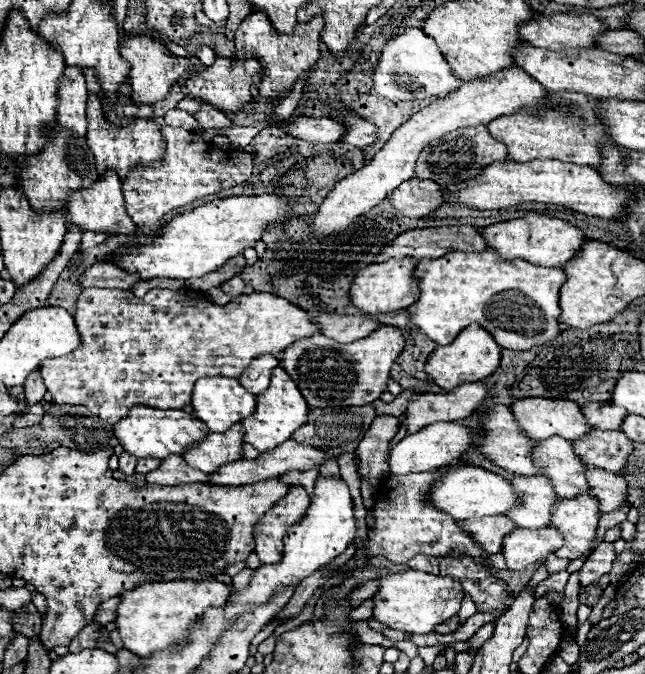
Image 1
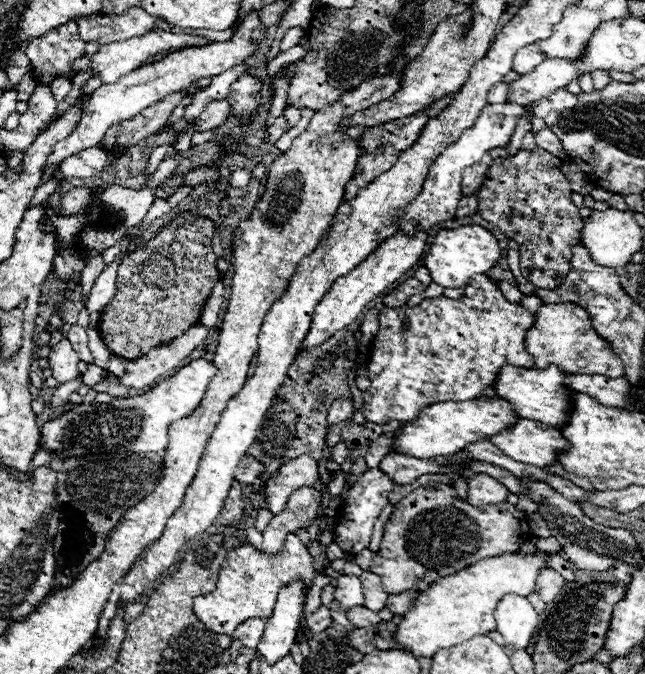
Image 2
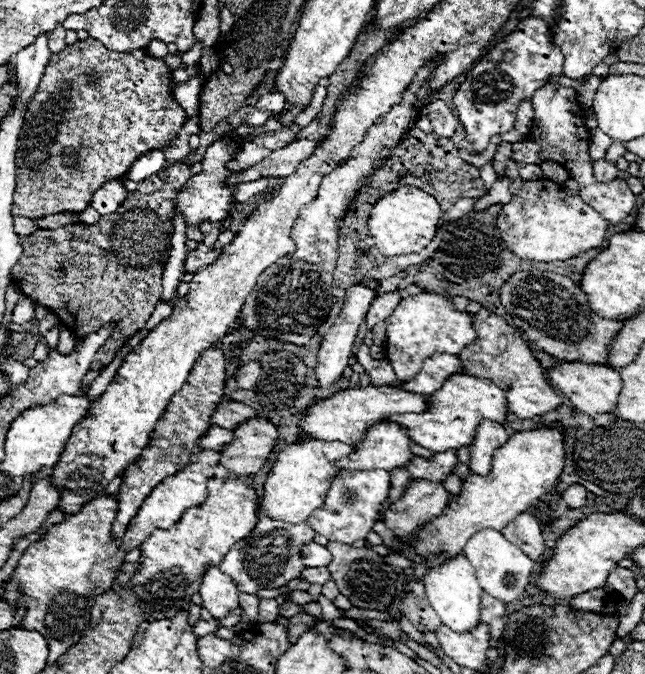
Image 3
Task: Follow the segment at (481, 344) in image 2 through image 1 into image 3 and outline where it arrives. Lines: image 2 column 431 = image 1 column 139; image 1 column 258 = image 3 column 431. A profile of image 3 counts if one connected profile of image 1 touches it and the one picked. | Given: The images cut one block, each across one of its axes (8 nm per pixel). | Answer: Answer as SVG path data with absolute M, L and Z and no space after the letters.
M422 292L400 300L398 308L394 308L394 312L386 318L384 350L398 380L408 380L418 374L424 358L436 352L458 356L474 340L476 332L472 328L472 316L468 312L458 312L444 296L432 292Z

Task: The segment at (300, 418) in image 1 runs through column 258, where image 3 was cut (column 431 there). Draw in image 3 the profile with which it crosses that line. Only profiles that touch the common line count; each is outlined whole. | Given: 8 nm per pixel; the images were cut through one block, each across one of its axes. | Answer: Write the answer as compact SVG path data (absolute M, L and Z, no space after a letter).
M464 374L450 376L446 380L446 384L438 392L434 392L434 396L426 396L426 400L428 400L428 406L422 416L390 416L390 420L384 420L384 422L394 422L394 424L404 426L414 444L428 448L432 452L446 452L446 450L458 450L462 446L470 446L474 440L474 432L482 420L492 420L492 422L498 422L504 426L506 398L504 398L504 392L490 380L480 380L480 378L464 376Z

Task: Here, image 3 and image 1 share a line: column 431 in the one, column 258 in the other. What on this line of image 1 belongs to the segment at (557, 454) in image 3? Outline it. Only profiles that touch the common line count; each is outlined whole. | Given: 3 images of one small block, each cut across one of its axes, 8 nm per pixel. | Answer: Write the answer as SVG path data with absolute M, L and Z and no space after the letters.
M290 486L290 492L276 502L276 506L266 512L254 526L256 554L262 564L276 564L284 554L284 534L290 526L304 518L310 508L310 498L302 486Z

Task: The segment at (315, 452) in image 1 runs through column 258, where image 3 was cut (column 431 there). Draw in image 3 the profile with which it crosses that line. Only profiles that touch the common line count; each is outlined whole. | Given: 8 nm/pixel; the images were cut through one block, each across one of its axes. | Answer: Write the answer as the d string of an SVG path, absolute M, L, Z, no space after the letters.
M438 452L430 458L414 456L410 464L406 464L408 474L412 480L430 480L430 482L444 482L448 474L452 474L458 458L456 452Z

